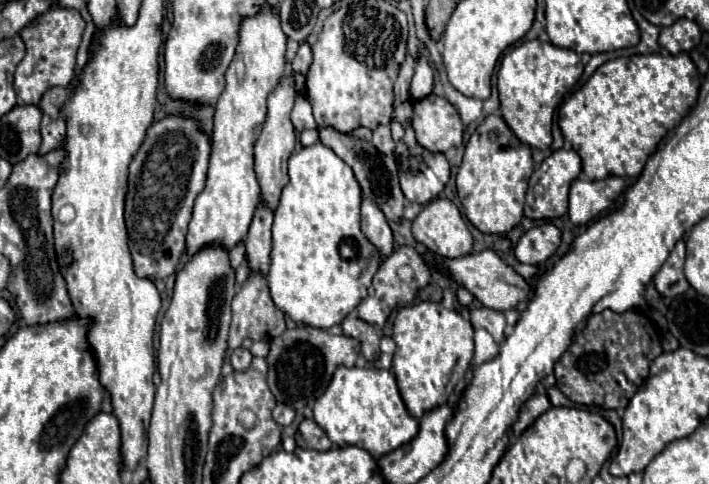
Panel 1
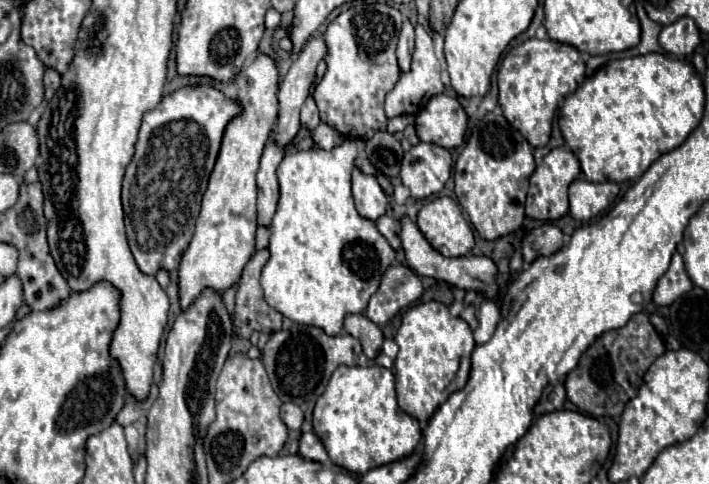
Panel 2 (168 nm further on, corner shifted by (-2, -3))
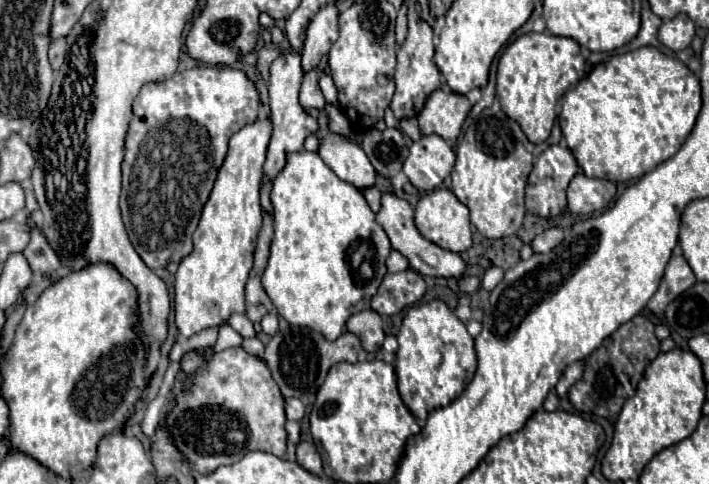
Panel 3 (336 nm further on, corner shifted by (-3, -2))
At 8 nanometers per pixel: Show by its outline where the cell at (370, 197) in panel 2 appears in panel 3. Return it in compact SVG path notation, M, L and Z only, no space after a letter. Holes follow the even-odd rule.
M319 114L319 124L321 124L321 128L317 132L319 140L321 140L319 154L327 162L327 166L331 166L331 170L341 180L353 184L359 190L375 186L377 184L377 172L371 166L363 148L343 140L343 136L331 134L327 130L325 114Z

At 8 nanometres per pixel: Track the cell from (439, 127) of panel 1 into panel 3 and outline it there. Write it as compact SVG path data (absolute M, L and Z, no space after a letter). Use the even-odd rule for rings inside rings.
M435 90L425 102L419 118L421 134L437 134L447 142L455 142L461 134L461 126L471 110L469 100L463 94L447 94L443 90Z

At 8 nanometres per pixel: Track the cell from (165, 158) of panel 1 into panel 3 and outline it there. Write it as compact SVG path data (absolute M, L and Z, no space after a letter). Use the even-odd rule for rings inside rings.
M191 68L173 74L163 84L147 84L133 102L133 120L125 138L121 214L129 240L149 268L163 268L171 256L187 256L203 204L209 198L215 176L227 154L229 138L257 120L259 96L253 82L237 68Z

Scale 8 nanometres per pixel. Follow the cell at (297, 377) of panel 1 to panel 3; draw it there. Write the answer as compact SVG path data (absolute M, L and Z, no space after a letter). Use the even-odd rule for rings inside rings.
M291 328L289 332L277 332L265 346L263 362L269 366L273 380L277 382L281 394L285 398L313 398L319 386L325 382L331 364L335 362L355 362L361 342L355 334L345 332L337 340L327 340L323 334L307 328Z

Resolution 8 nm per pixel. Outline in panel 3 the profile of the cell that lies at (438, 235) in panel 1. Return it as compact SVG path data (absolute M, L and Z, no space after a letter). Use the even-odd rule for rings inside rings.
M439 188L431 194L425 194L419 204L415 206L415 224L417 230L431 240L433 244L441 246L443 250L451 252L465 252L471 248L471 224L469 224L469 210L463 206L451 190Z

